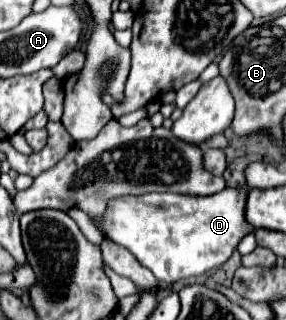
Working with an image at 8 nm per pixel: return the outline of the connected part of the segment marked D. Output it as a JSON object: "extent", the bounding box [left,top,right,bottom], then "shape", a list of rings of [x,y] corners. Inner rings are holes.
{"extent":[93,187,253,285],"shape":[[[227,187],[209,197],[179,193],[123,195],[107,201],[105,213],[93,219],[93,225],[103,237],[129,249],[161,285],[173,285],[187,277],[213,273],[231,257],[241,235],[253,229],[245,223],[245,195],[247,187]]]}

